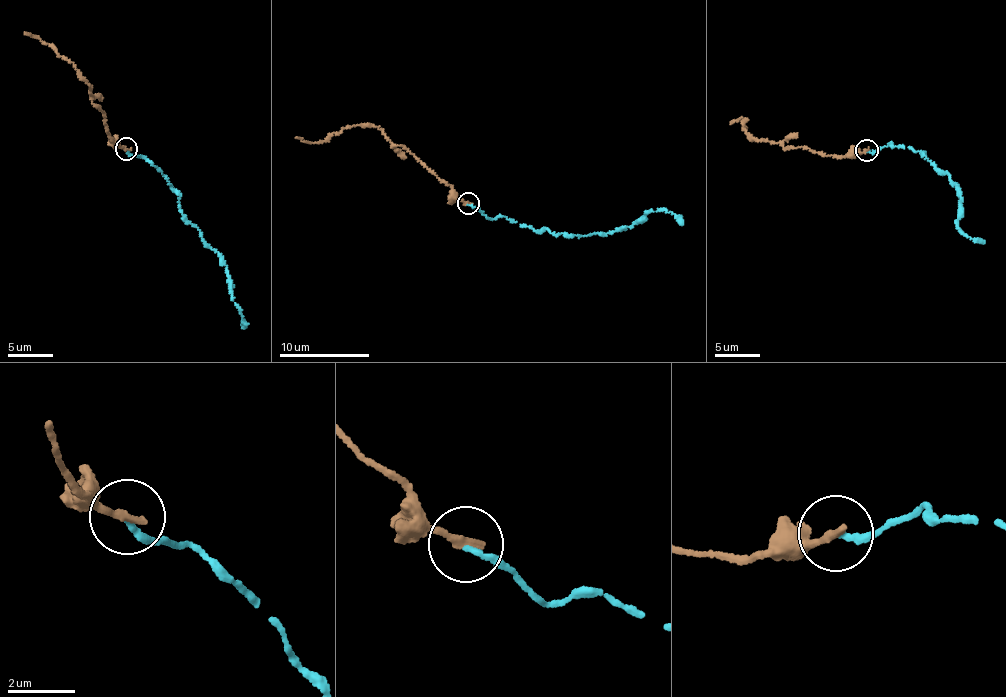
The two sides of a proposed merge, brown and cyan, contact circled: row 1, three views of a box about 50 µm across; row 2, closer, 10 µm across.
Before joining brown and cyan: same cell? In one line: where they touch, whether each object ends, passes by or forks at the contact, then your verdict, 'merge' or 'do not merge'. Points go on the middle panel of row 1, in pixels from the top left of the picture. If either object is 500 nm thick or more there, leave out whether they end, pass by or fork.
at (468, 203); brown ends there; cyan ends there; merge

